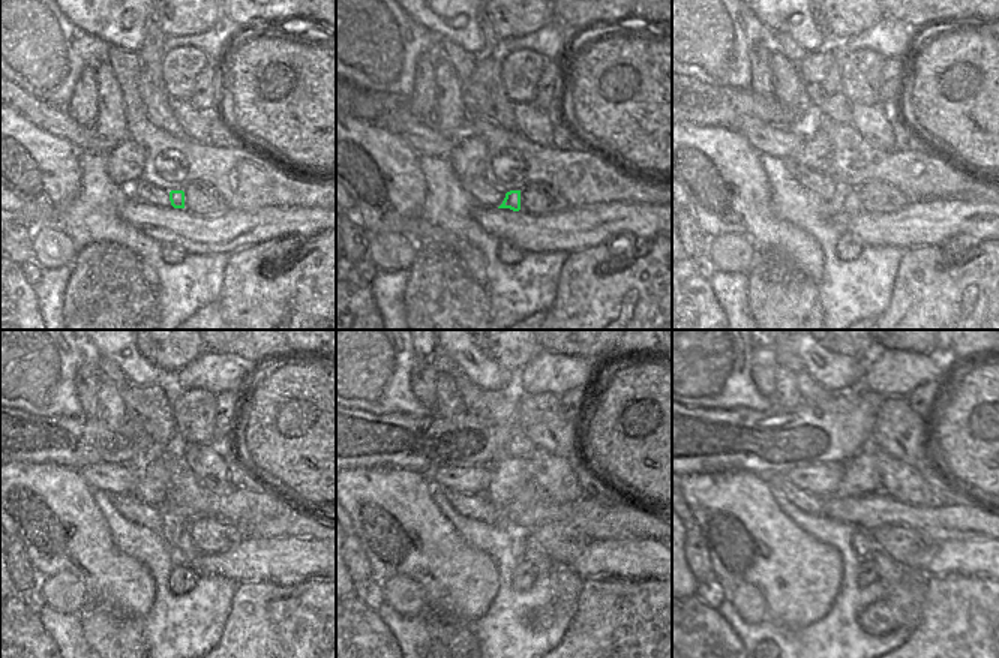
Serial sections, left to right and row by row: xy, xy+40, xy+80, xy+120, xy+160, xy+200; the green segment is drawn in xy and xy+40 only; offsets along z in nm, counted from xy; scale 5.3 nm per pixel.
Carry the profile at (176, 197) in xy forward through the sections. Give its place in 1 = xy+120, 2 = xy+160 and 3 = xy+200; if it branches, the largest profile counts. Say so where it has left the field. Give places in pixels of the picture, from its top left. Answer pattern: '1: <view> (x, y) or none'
1: xy+120 (185, 549)
2: xy+160 (542, 562)
3: xy+200 (902, 606)

